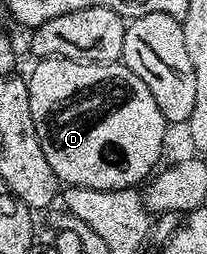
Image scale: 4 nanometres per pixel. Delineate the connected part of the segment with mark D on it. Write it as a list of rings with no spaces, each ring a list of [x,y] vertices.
[[[41,58],[35,64],[37,66],[33,68],[32,75],[27,75],[26,78],[30,92],[30,112],[34,116],[34,128],[38,128],[42,152],[46,152],[46,161],[49,162],[50,168],[54,168],[54,176],[58,176],[65,187],[130,190],[139,187],[161,165],[160,153],[164,150],[164,137],[170,130],[170,124],[162,116],[162,108],[158,108],[158,100],[154,100],[150,88],[146,88],[146,84],[142,84],[142,80],[138,80],[138,76],[134,76],[128,66],[120,62],[75,62],[65,58]]]

